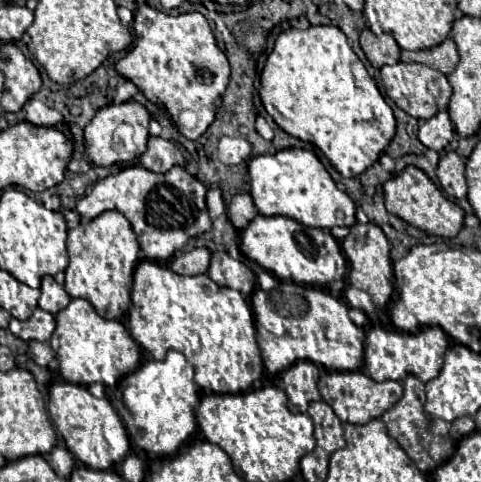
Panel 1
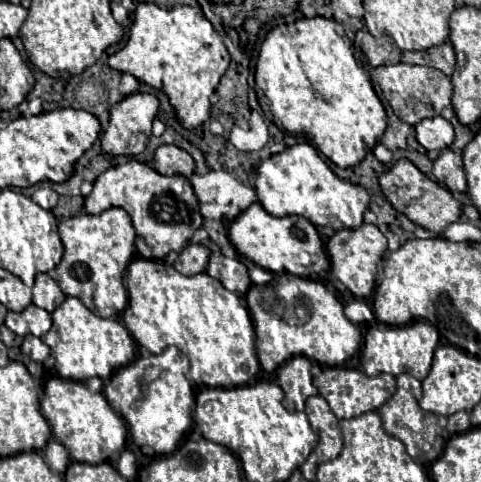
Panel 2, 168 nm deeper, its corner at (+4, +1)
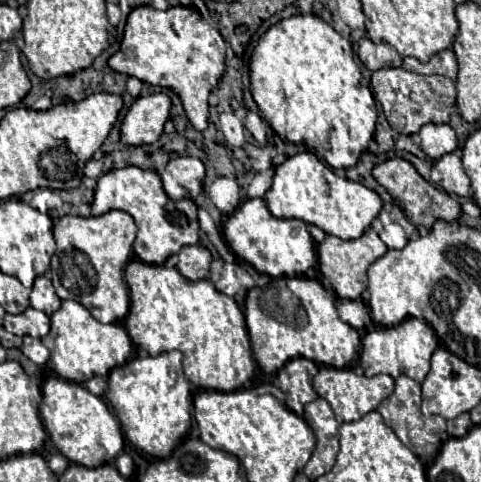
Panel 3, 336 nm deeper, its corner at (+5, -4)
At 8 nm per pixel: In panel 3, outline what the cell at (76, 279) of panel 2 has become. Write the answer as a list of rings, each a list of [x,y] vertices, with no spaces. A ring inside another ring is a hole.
[[[108,211],[100,217],[60,217],[60,221],[54,225],[56,253],[50,267],[58,297],[82,303],[92,317],[102,323],[114,323],[126,317],[130,299],[128,285],[124,281],[124,267],[130,259],[134,237],[136,223],[126,211]]]

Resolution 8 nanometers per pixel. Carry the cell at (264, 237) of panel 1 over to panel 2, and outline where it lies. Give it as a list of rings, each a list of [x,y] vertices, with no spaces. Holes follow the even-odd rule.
[[[251,204],[247,212],[233,220],[229,228],[229,240],[239,254],[253,260],[269,272],[289,272],[295,276],[317,276],[329,270],[329,258],[317,228],[301,216],[271,216],[261,204]]]

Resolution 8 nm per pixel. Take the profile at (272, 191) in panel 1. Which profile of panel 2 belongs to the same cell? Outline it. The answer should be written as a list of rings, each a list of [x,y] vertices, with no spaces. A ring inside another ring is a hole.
[[[295,144],[279,154],[263,160],[257,168],[255,192],[259,204],[271,216],[303,216],[315,226],[331,226],[335,230],[359,228],[363,212],[369,204],[365,188],[339,180],[311,144]]]

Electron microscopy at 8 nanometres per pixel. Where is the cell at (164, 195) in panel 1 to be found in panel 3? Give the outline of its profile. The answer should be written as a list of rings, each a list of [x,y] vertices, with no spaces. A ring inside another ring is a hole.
[[[124,167],[104,173],[98,179],[98,187],[94,191],[92,215],[102,215],[109,210],[120,210],[130,213],[138,225],[138,233],[134,239],[134,255],[144,263],[162,265],[170,255],[178,253],[186,245],[198,243],[198,207],[194,201],[172,201],[160,183],[158,173],[140,169],[140,167]],[[114,195],[114,197],[112,197]],[[122,195],[122,197],[116,197]]]

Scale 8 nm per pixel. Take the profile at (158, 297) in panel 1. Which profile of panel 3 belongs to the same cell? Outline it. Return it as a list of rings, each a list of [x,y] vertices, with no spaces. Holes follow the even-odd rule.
[[[130,261],[126,265],[126,283],[130,287],[130,313],[126,331],[130,339],[150,355],[178,349],[184,355],[184,373],[196,385],[214,391],[236,391],[252,375],[256,361],[252,357],[246,321],[242,329],[242,311],[236,301],[220,293],[212,281],[190,281],[164,265]]]

